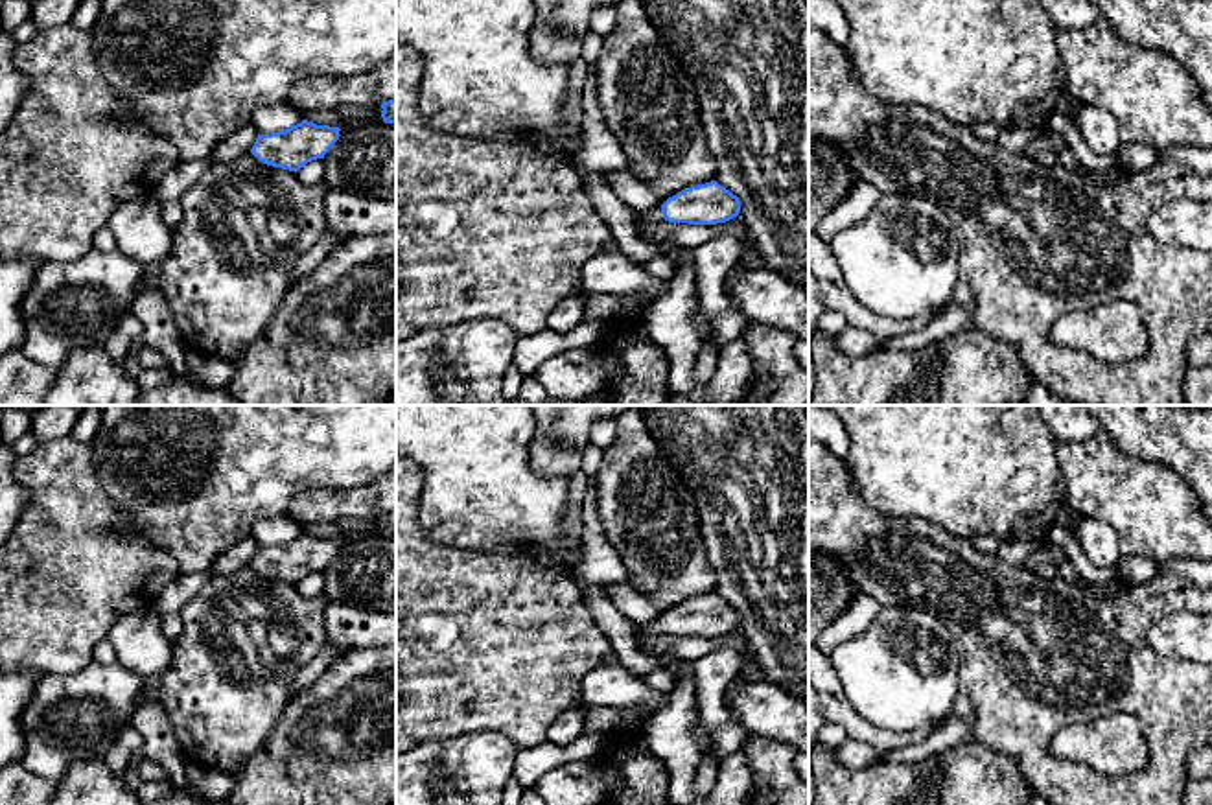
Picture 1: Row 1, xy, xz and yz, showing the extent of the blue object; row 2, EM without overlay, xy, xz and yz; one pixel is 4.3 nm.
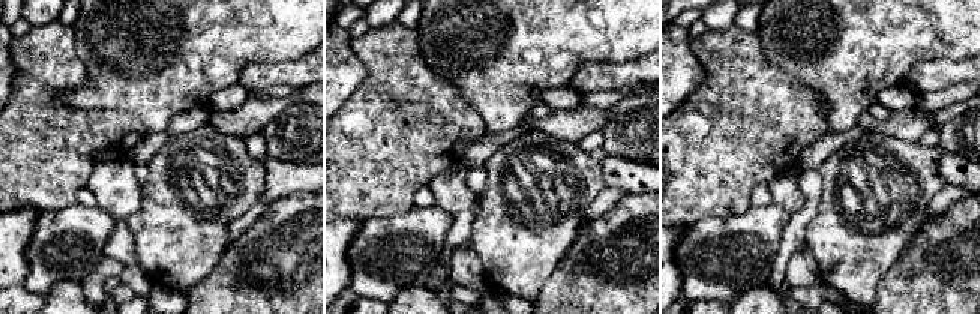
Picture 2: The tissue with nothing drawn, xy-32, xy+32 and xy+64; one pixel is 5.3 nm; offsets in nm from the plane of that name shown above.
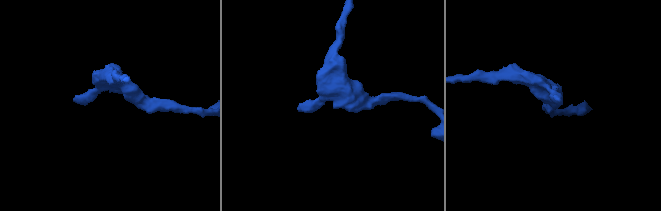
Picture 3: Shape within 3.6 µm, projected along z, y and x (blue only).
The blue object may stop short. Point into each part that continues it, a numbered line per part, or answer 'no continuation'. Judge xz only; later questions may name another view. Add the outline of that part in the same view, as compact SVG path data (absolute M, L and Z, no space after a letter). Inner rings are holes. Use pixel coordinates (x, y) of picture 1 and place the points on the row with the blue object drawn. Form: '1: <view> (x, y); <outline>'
1: xz (651, 218); M652 208L652 210L647 210L645 214L641 214L641 225L639 225L639 232L637 232L639 238L645 243L656 243L656 239L652 238L652 228L663 221L665 221L665 217L661 214L661 208Z

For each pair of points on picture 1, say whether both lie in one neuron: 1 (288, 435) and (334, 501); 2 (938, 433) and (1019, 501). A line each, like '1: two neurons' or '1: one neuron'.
1: two neurons
2: one neuron

